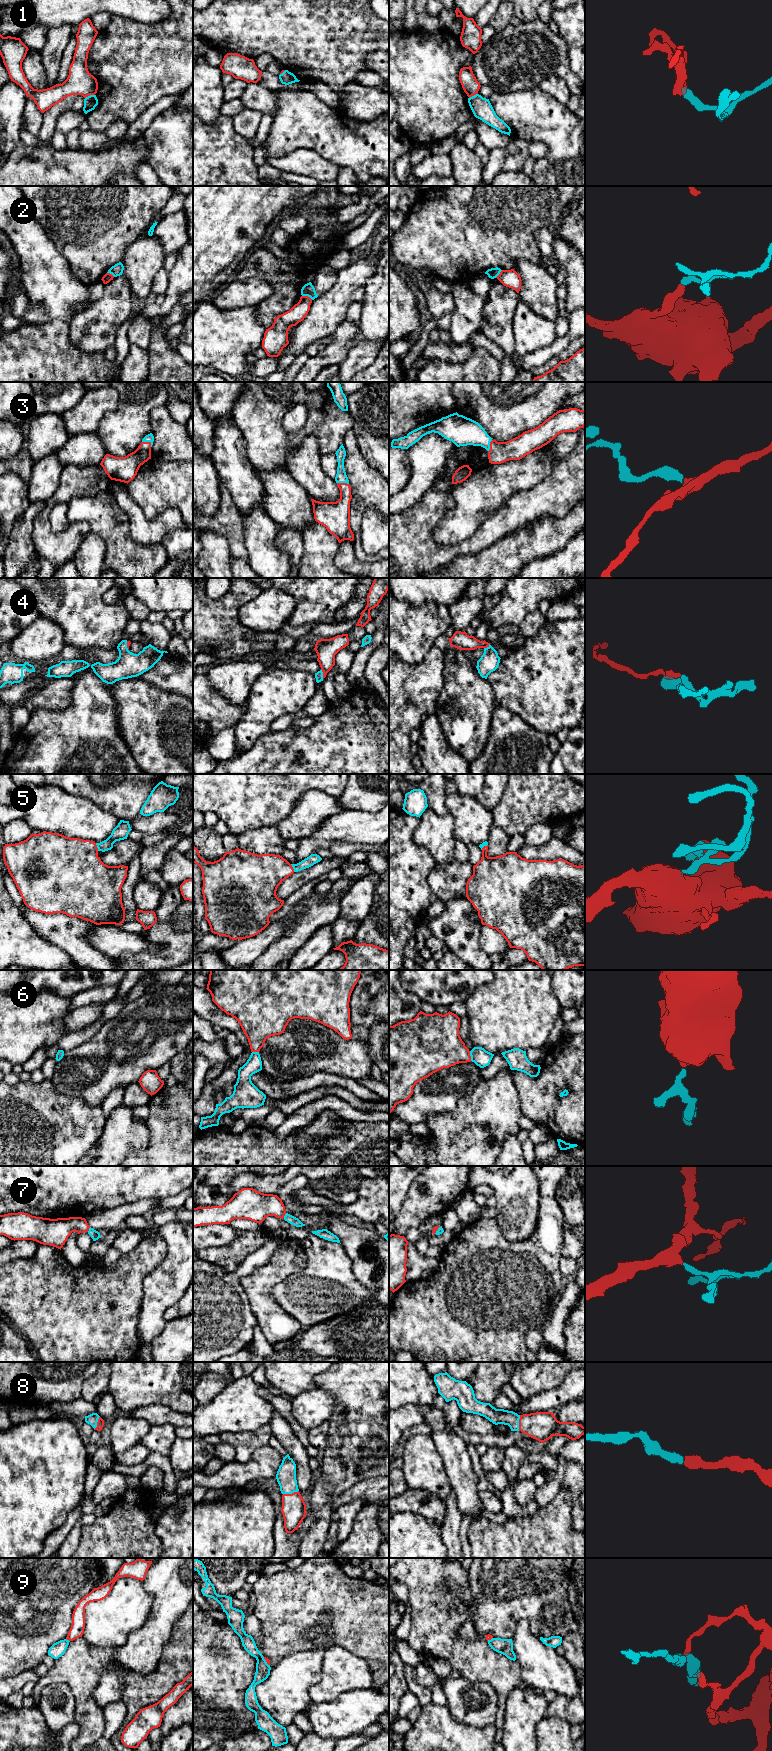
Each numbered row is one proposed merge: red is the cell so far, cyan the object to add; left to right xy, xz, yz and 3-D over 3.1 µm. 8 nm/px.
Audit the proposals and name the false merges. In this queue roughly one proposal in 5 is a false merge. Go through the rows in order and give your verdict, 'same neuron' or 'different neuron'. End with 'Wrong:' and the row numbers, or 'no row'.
1: same neuron
2: different neuron
3: same neuron
4: same neuron
5: same neuron
6: same neuron
7: same neuron
8: same neuron
9: different neuron
Wrong: 2, 9

